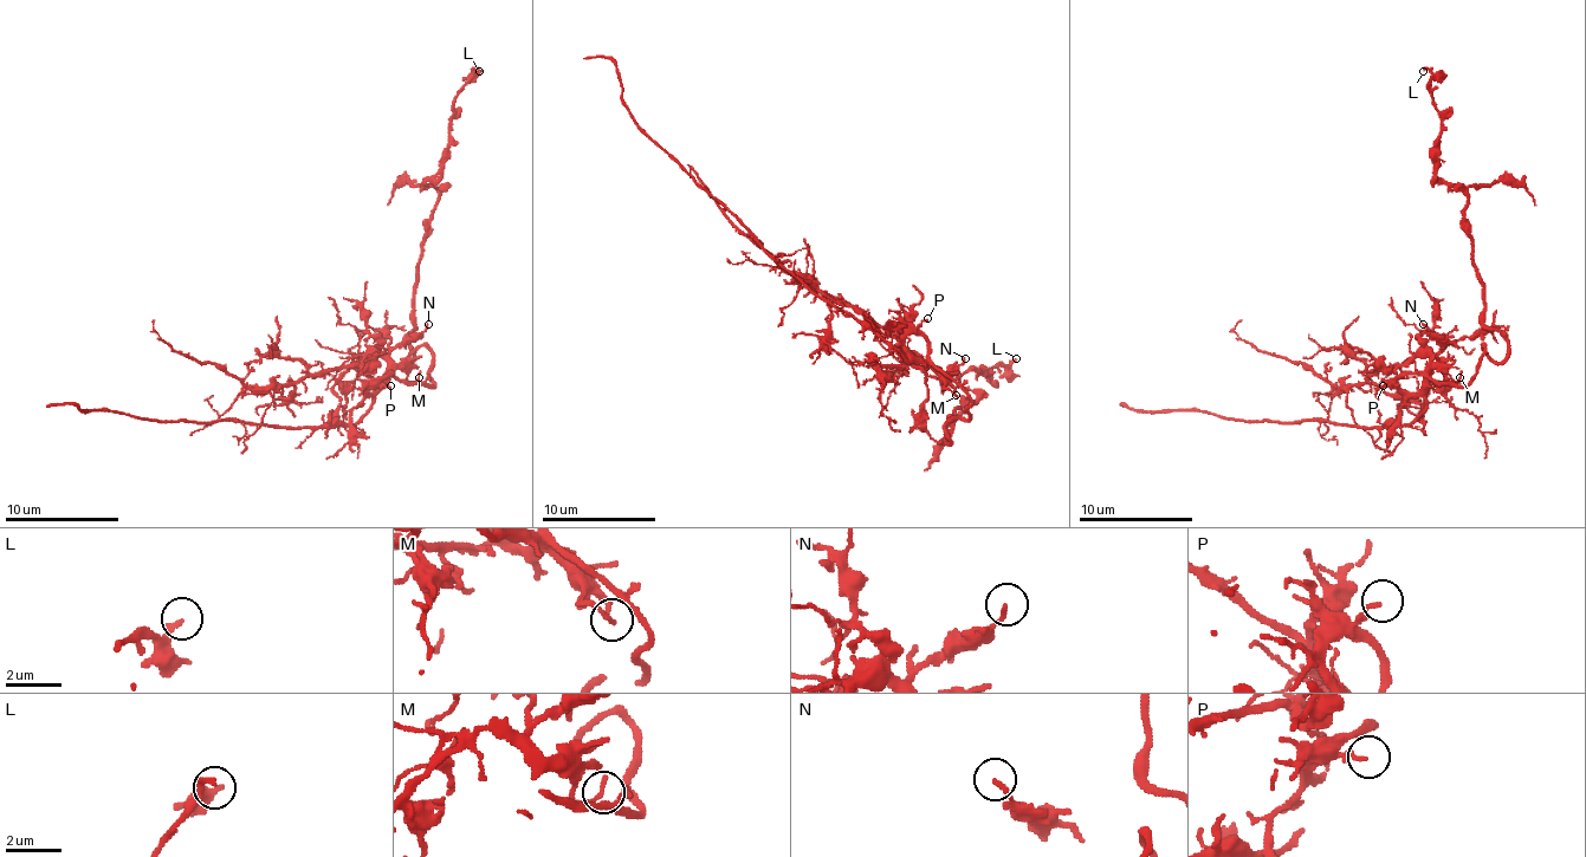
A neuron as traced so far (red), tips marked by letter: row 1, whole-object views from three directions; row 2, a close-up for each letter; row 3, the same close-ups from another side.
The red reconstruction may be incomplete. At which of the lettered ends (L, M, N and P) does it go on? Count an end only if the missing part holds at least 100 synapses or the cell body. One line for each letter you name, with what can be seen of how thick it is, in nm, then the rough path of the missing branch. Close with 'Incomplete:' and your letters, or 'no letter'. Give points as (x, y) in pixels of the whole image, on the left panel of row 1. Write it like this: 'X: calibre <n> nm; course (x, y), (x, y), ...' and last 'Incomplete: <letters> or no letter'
Incomplete: no letter

